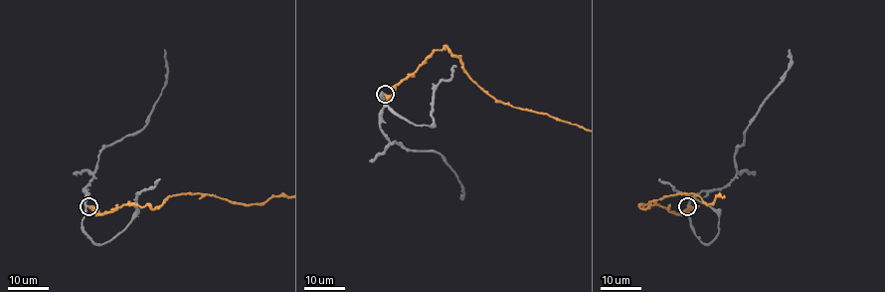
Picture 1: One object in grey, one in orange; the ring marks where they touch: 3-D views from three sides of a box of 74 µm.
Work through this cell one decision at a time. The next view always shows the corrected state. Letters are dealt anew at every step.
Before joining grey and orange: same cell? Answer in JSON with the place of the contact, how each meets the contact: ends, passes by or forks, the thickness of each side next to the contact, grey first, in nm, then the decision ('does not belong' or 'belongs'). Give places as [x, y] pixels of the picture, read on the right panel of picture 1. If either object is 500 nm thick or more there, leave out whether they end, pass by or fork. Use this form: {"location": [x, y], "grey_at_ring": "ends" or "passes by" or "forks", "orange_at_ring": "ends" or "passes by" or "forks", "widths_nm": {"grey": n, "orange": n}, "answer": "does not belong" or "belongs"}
{"location": [687, 206], "grey_at_ring": "passes by", "orange_at_ring": "ends", "widths_nm": {"grey": 260, "orange": 360}, "answer": "does not belong"}

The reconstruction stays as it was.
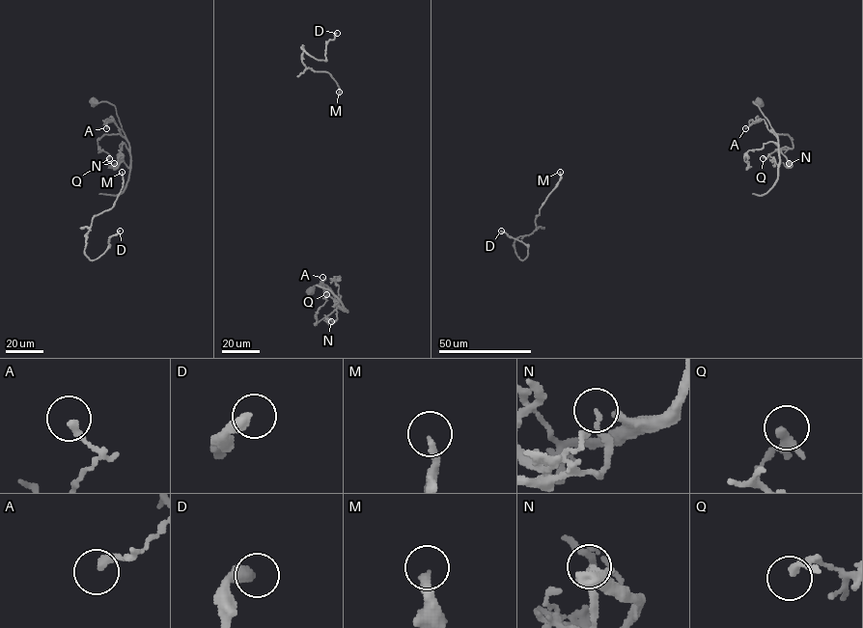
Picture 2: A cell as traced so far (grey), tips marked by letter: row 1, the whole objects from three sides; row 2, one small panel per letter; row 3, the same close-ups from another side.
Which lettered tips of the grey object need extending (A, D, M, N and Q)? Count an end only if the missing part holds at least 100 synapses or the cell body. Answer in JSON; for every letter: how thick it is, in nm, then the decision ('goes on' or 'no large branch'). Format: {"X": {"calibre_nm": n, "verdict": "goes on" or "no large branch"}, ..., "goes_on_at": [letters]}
{"A": {"calibre_nm": 240, "verdict": "no large branch"}, "D": {"calibre_nm": 400, "verdict": "goes on"}, "M": {"calibre_nm": 240, "verdict": "goes on"}, "N": {"calibre_nm": 120, "verdict": "no large branch"}, "Q": {"calibre_nm": 280, "verdict": "no large branch"}, "goes_on_at": ["D", "M"]}

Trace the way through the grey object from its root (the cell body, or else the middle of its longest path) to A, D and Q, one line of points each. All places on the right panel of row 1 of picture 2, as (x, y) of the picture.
A: (760, 102), (753, 102), (777, 137), (763, 120), (745, 128)
D: (760, 102), (779, 150), (562, 177), (515, 240), (522, 260), (528, 247), (501, 231)
Q: (760, 102), (753, 102), (776, 137), (776, 134), (787, 134), (793, 146), (792, 148), (783, 147), (763, 158)

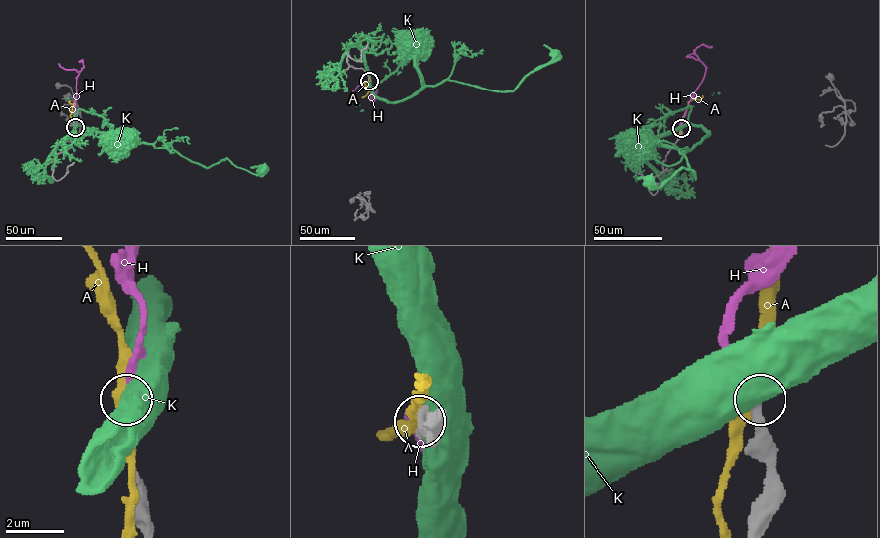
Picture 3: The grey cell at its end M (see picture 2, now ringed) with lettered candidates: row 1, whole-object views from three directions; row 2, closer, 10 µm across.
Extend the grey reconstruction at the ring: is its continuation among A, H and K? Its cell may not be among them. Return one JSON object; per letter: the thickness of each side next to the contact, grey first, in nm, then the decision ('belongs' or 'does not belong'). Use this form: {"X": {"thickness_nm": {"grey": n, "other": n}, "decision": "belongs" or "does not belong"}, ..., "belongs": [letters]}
{"A": {"thickness_nm": {"grey": 320, "other": 380}, "decision": "does not belong"}, "H": {"thickness_nm": {"grey": 280, "other": 280}, "decision": "belongs"}, "K": {"thickness_nm": {"grey": 280, "other": 700}, "decision": "does not belong"}, "belongs": ["H"]}

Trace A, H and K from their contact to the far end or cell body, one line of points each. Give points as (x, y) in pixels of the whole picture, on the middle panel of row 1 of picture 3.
A: (369, 81), (364, 83), (368, 90), (364, 97)
H: (369, 81), (370, 99), (373, 94), (367, 87), (358, 85), (352, 91)
K: (369, 80), (373, 93), (393, 102), (447, 79), (511, 91), (554, 53)

